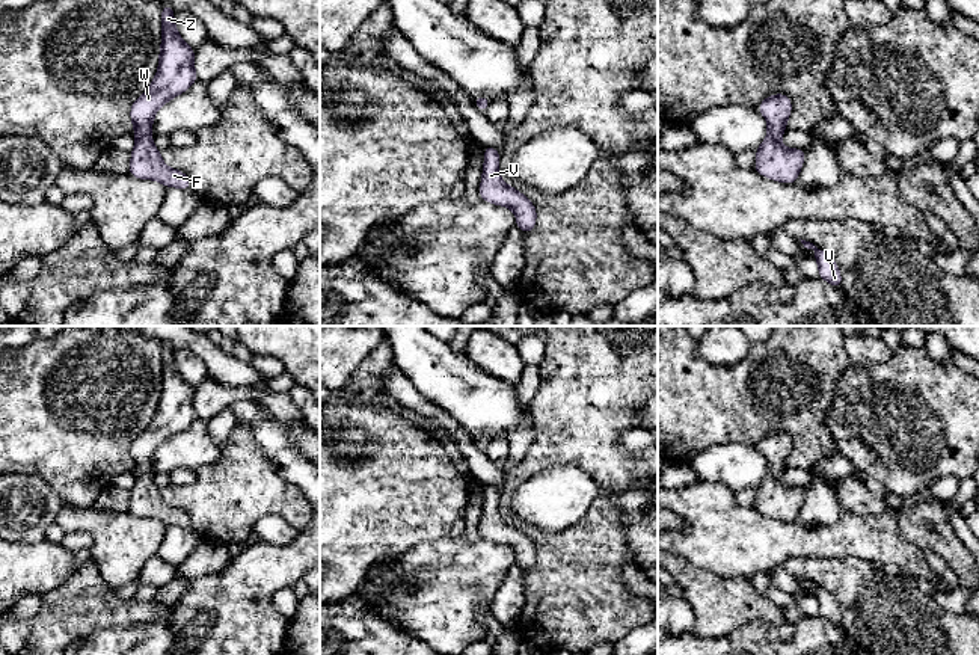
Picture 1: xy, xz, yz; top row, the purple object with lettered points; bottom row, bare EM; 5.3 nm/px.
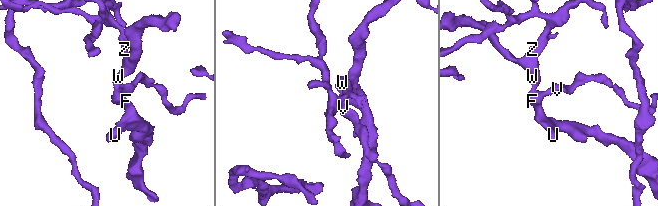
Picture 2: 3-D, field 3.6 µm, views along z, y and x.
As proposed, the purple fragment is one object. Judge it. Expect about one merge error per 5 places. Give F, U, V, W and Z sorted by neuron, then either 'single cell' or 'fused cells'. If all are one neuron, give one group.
F U V W Z; single cell

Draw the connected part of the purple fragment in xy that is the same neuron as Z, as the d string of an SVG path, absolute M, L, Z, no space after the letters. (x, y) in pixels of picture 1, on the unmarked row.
M161 344L161 386L158 409L149 426L133 441L130 447L134 465L136 484L131 489L128 512L139 518L155 518L166 525L192 528L189 515L167 506L160 489L154 484L151 463L155 450L176 433L186 430L196 418L195 386L180 374L172 344Z

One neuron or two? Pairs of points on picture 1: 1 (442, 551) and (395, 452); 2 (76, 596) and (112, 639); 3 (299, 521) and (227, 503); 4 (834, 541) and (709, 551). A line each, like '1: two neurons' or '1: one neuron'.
1: two neurons
2: two neurons
3: one neuron
4: one neuron

